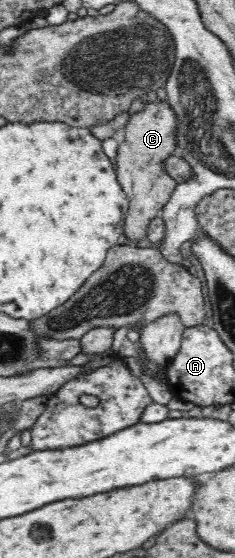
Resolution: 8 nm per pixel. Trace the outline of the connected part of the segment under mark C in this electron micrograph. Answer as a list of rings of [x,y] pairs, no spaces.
[[[150,96],[144,100],[142,110],[130,115],[126,126],[125,141],[118,146],[118,154],[116,162],[114,163],[116,175],[122,190],[126,193],[129,203],[129,209],[126,213],[124,222],[124,233],[132,238],[133,244],[145,239],[147,236],[147,228],[150,221],[162,210],[162,207],[169,201],[169,198],[177,186],[177,182],[168,175],[164,162],[174,154],[174,150],[178,146],[178,115],[174,108],[170,107],[165,99],[158,99],[155,96]]]

